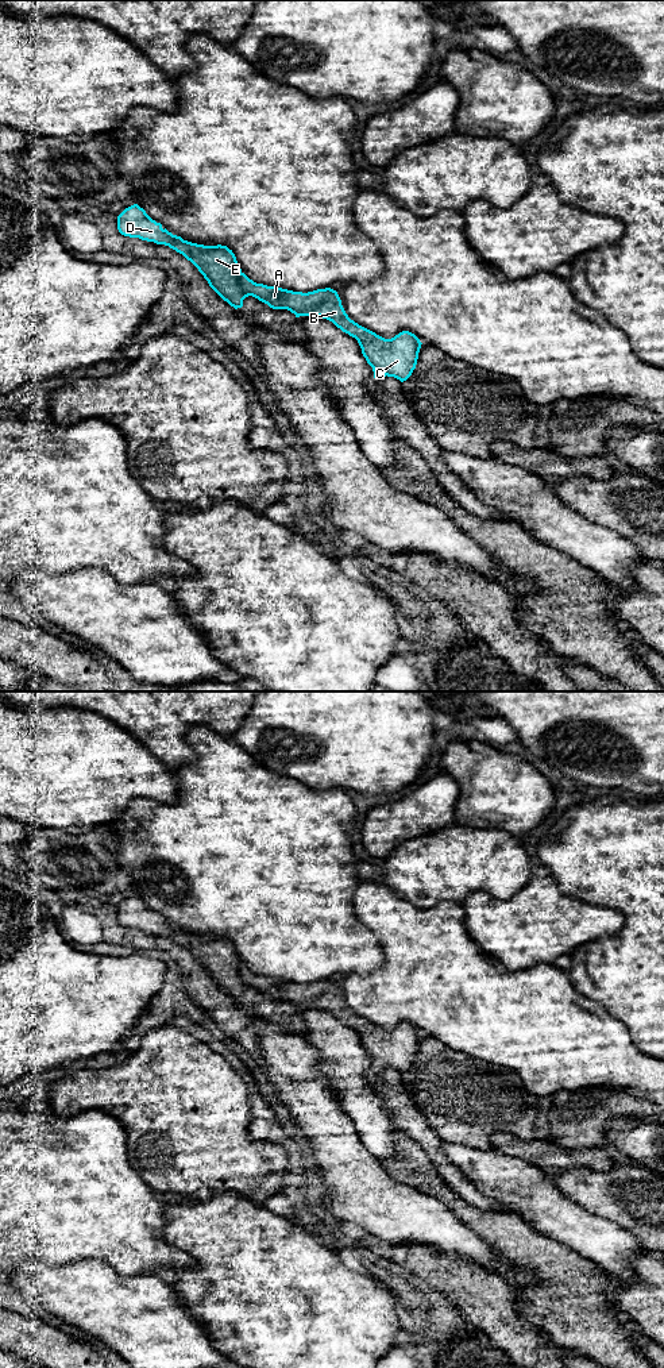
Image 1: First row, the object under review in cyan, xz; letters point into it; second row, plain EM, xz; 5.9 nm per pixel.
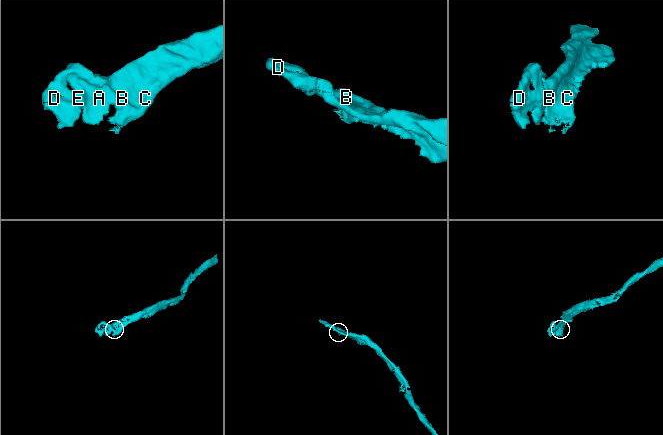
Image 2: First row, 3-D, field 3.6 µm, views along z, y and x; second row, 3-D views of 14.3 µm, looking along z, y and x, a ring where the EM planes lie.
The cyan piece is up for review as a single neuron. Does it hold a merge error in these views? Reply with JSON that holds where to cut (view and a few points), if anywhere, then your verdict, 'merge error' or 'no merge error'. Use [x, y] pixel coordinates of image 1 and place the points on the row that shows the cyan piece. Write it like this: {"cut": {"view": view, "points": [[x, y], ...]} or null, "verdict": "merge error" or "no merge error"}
{"cut": {"view": "xz", "points": [[240, 273], [240, 288], [247, 296]]}, "verdict": "merge error"}

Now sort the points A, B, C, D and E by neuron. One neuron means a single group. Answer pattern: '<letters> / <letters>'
A B C / D E

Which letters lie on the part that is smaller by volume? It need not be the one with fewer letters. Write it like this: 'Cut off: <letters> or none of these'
Cut off: D, E

